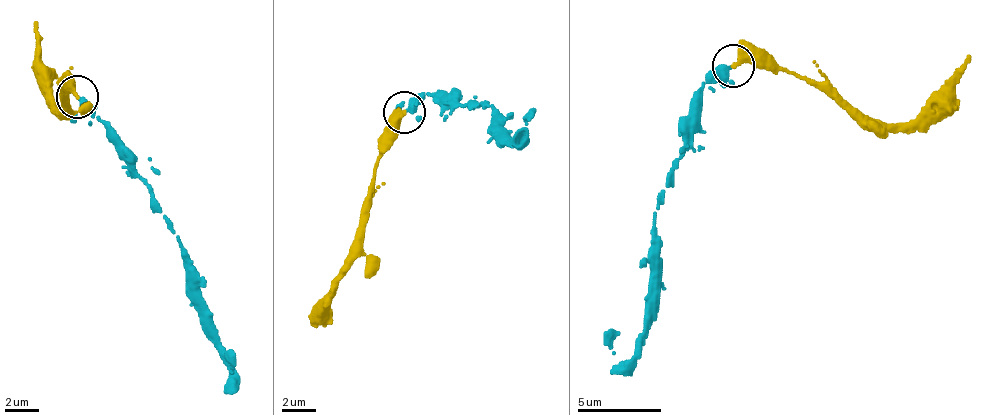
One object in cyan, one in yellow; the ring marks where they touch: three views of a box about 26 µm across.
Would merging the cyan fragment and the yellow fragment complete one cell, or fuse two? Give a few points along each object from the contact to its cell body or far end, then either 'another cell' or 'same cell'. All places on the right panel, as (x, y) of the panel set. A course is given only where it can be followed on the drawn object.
course cyan (730, 67), (704, 85), (698, 131), (653, 215), (644, 346), (621, 361), (608, 329); course yellow (734, 67), (760, 62), (798, 73), (822, 83), (852, 111), (893, 124), (921, 112), (970, 57); same cell

